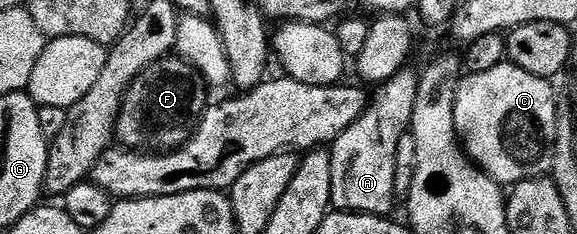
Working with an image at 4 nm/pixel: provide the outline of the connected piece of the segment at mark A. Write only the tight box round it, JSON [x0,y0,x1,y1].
[331,68,420,216]

